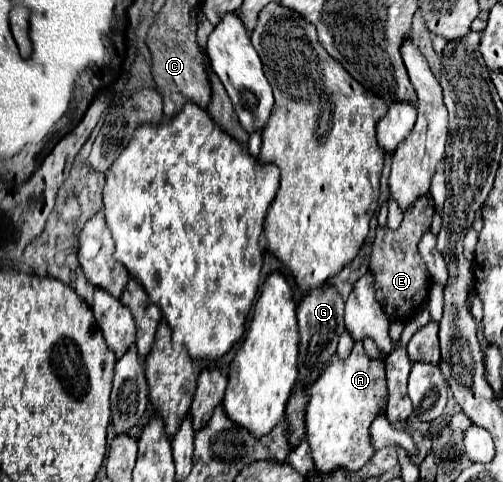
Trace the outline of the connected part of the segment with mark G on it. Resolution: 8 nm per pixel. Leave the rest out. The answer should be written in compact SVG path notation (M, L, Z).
M324 284L322 288L314 288L304 296L302 314L298 314L300 326L300 356L298 356L298 384L312 386L314 380L322 374L326 362L336 352L338 338L344 328L344 298L332 286Z

